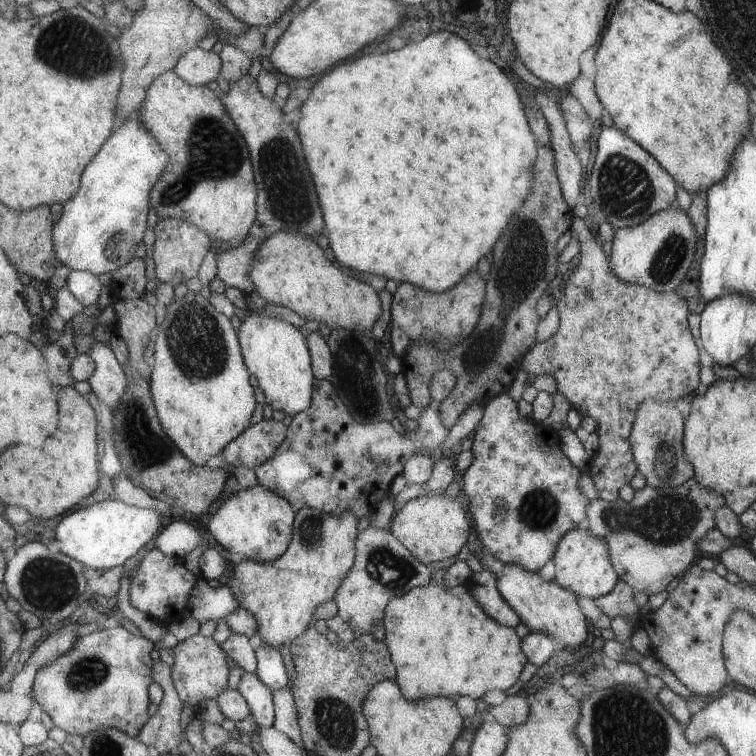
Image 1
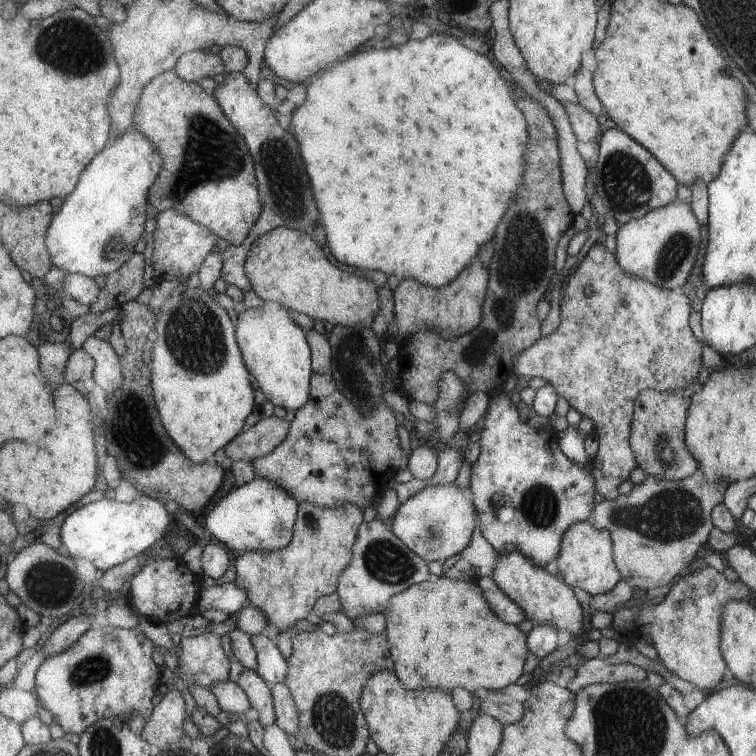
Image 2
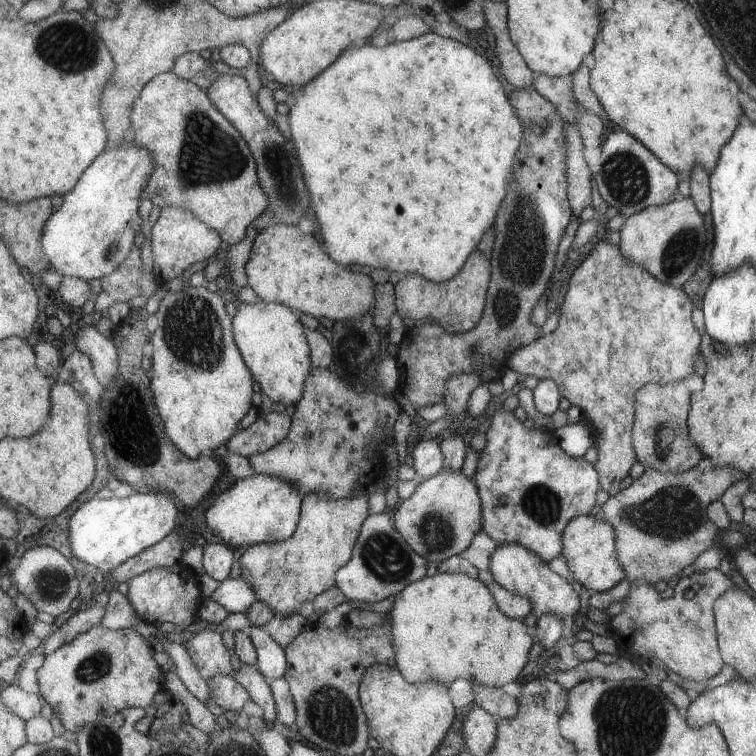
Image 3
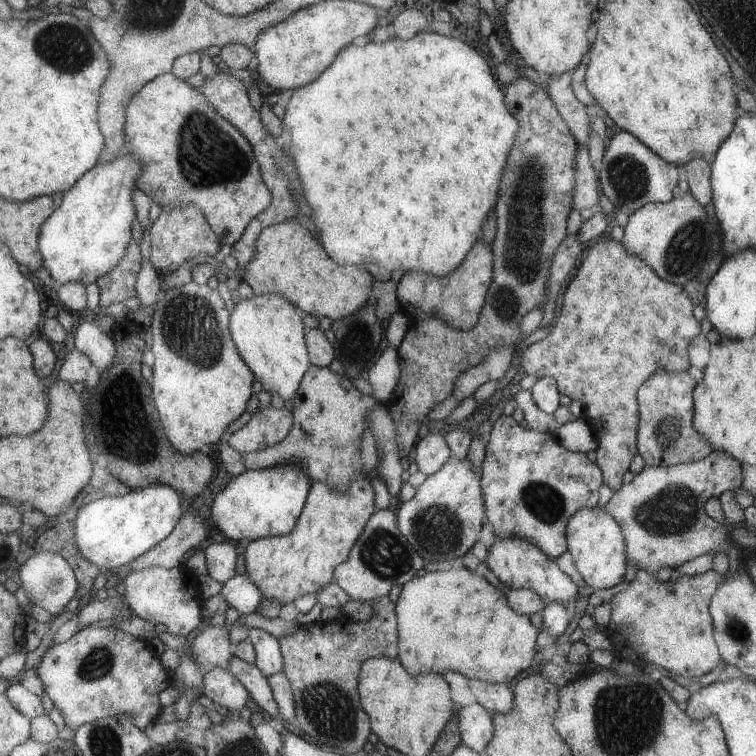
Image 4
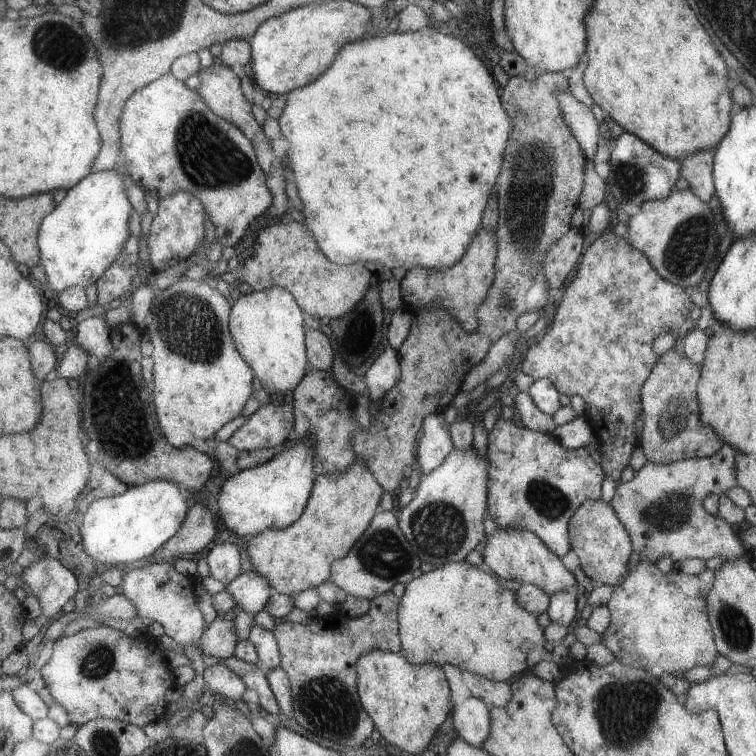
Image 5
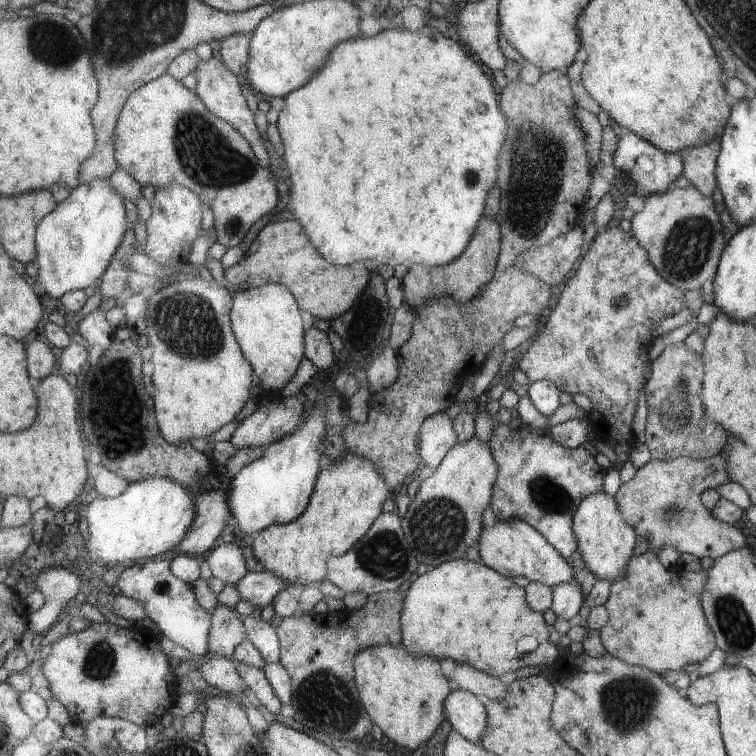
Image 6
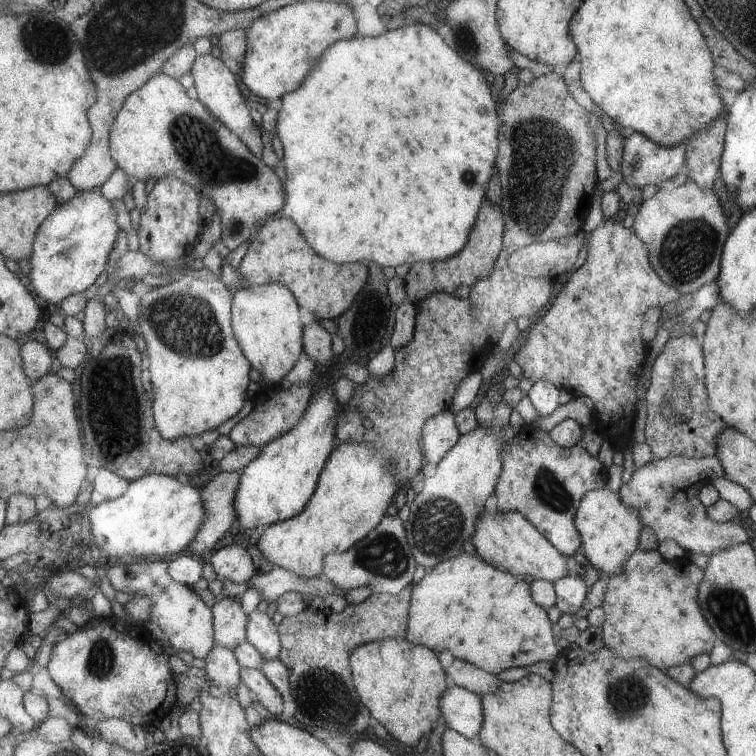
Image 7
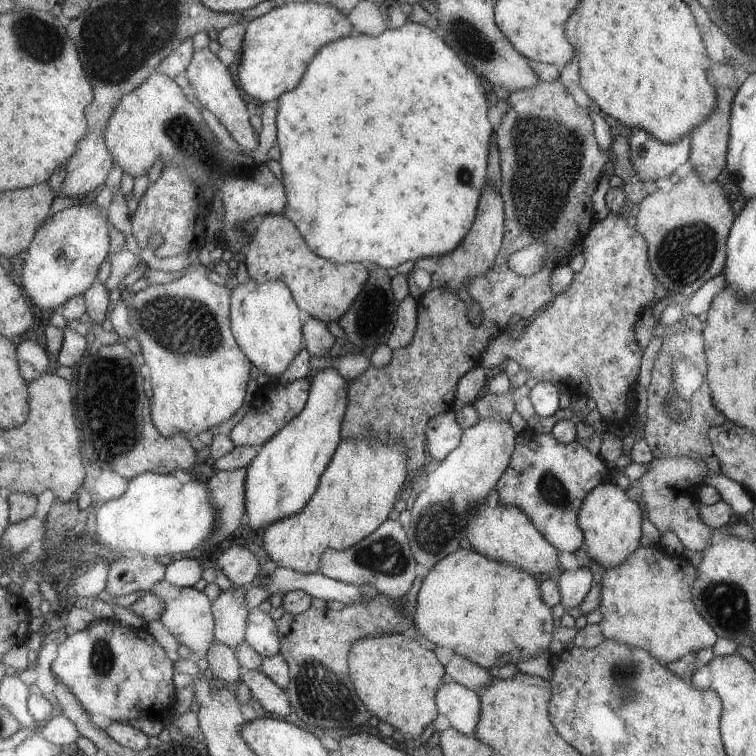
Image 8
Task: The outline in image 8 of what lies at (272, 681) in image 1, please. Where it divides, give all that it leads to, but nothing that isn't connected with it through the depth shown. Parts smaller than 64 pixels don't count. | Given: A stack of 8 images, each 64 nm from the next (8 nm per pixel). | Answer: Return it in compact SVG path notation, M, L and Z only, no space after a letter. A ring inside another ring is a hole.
M258 607L248 610L244 641L262 657L271 657L281 648L277 622Z

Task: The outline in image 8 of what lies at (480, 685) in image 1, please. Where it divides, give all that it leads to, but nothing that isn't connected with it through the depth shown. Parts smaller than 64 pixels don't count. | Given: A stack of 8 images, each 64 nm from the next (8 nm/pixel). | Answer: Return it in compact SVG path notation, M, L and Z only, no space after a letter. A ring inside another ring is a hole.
M455 550L433 565L423 578L415 596L413 628L409 635L414 636L416 641L429 642L439 648L449 647L454 654L469 659L485 670L494 665L515 664L536 656L539 651L547 650L553 628L551 610L539 598L539 581L537 576L511 564L489 560L475 551Z

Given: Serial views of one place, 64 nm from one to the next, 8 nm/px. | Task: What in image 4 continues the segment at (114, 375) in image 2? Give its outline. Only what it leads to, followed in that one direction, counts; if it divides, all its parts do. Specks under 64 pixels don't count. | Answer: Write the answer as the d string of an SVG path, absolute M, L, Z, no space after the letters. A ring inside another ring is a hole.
M96 322L79 324L74 336L69 338L69 343L86 354L97 370L107 368L107 364L111 364L115 358L113 341Z

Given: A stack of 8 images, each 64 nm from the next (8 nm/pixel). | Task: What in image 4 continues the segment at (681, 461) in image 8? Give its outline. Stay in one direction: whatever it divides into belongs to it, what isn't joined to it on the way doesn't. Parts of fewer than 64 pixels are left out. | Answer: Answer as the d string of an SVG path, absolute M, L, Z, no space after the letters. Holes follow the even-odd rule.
M712 450L695 462L685 462L679 466L643 466L643 470L639 474L634 474L628 484L623 484L616 490L600 509L619 523L625 540L627 562L633 564L636 570L645 570L647 574L656 576L661 568L673 570L701 554L714 555L715 552L723 552L728 559L727 573L733 574L742 569L743 557L740 556L740 549L729 540L728 532L725 530L726 522L711 520L705 511L705 504L711 497L715 498L727 490L739 488L742 478L742 466L735 458L731 458L727 452Z

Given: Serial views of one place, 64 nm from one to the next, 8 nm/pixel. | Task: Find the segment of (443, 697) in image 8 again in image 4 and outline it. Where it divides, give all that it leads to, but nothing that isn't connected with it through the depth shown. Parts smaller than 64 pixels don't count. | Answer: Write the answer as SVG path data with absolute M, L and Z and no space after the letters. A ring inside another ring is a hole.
M477 703L459 710L457 730L463 746L477 754L483 752L485 745L493 738L492 715Z

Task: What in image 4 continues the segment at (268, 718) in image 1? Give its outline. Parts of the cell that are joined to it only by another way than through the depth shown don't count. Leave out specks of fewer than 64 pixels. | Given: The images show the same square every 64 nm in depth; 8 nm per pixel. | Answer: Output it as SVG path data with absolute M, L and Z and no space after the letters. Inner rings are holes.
M239 658L227 662L227 671L245 687L248 696L264 713L265 717L278 718L278 703L275 702L269 679L254 664L247 664Z

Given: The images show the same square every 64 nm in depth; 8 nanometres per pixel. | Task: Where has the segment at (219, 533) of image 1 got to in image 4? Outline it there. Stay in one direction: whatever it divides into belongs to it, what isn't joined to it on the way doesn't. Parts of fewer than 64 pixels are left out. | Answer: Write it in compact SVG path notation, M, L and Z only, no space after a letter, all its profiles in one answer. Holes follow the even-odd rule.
M287 462L271 468L245 469L232 476L216 494L210 508L210 524L223 536L237 542L244 538L252 541L265 536L285 536L295 528L311 485L301 466Z

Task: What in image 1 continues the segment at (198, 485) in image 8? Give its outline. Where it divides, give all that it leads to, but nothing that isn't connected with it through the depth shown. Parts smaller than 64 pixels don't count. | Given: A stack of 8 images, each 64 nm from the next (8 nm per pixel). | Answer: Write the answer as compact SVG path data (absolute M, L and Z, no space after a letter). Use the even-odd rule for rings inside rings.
M115 499L95 502L87 508L67 514L55 528L52 548L85 567L107 571L123 565L161 530L162 514L155 508L141 509Z

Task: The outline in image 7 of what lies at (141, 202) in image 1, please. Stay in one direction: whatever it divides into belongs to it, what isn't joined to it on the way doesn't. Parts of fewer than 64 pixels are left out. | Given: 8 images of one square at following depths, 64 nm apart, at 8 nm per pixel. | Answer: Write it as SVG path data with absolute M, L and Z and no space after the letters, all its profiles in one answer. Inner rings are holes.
M100 190L76 191L75 196L59 204L38 226L28 260L31 268L25 278L33 294L45 300L47 305L57 305L69 294L82 293L106 268L109 250L113 248L119 228L115 224L113 202L103 197Z

